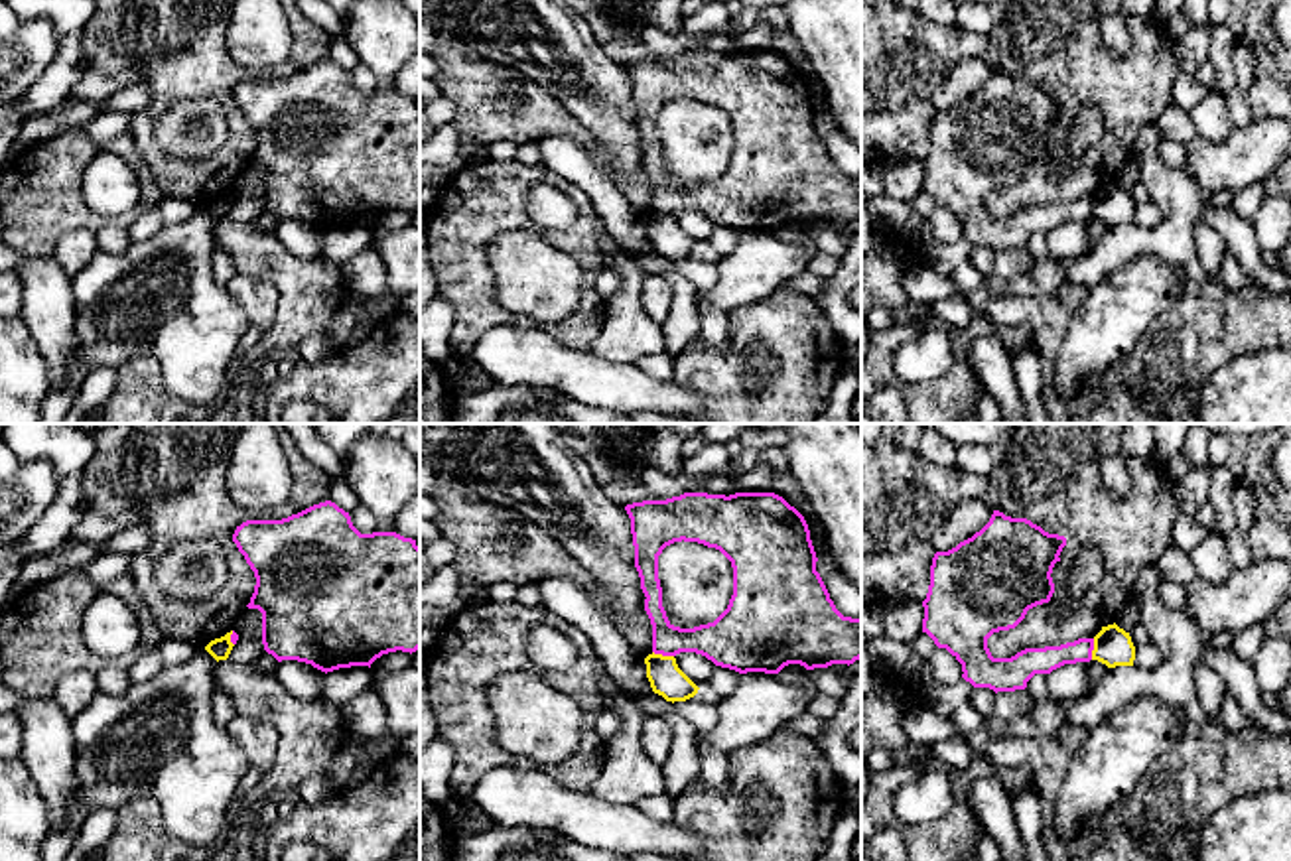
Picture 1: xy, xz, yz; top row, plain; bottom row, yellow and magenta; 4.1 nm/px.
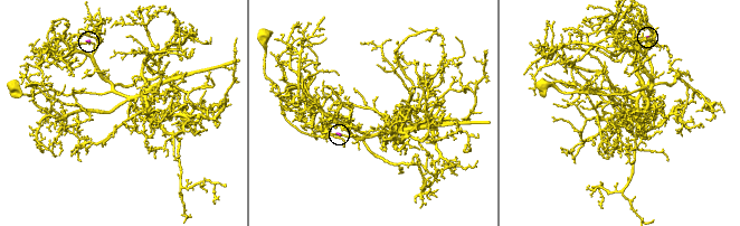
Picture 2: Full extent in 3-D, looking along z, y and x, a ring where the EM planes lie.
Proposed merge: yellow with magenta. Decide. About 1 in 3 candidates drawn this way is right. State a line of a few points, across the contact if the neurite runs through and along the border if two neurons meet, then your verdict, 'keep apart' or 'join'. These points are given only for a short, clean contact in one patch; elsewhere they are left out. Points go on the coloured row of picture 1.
xz (653, 651), (673, 657) | keep apart

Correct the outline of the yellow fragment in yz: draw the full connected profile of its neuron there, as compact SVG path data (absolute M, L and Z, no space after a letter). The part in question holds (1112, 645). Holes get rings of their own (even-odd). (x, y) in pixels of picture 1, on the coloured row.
M1116 623L1102 627L1094 636L1092 660L1098 660L1108 668L1133 666L1135 646L1129 632L1120 629Z

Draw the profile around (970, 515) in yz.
M964 498L946 520L934 530L932 544L936 552L948 552L960 542L980 532L991 518L993 508L982 498Z

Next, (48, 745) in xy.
M22 695L14 715L22 725L20 759L45 800L49 829L61 829L79 806L71 719L53 697L28 695Z

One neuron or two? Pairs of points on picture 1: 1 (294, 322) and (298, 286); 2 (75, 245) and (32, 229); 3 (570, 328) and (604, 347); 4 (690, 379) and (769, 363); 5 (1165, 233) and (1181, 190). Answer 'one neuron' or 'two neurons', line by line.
1: one neuron
2: two neurons
3: two neurons
4: one neuron
5: one neuron

